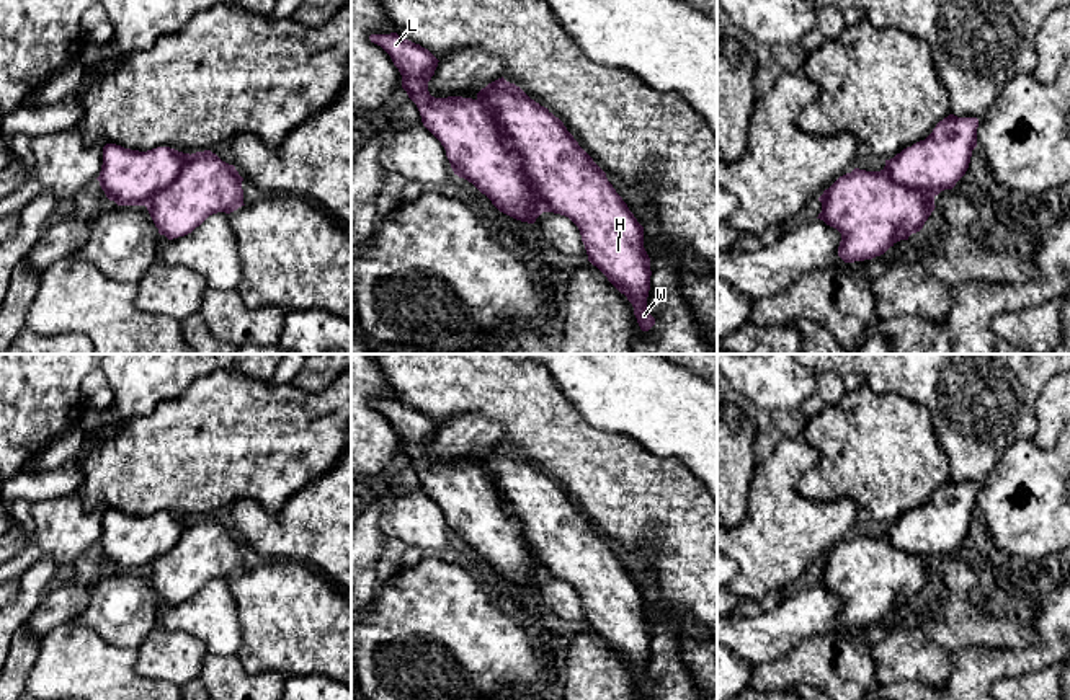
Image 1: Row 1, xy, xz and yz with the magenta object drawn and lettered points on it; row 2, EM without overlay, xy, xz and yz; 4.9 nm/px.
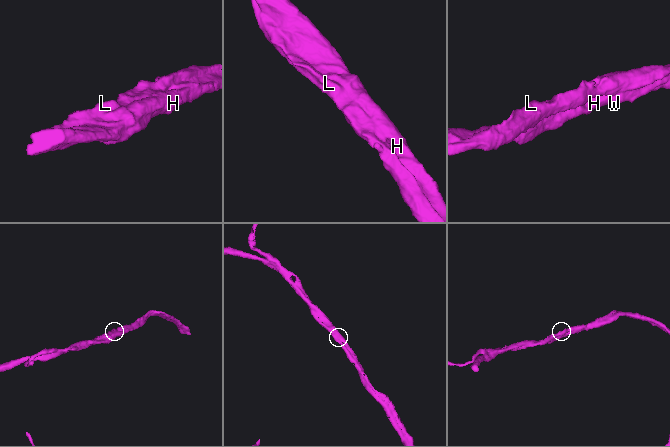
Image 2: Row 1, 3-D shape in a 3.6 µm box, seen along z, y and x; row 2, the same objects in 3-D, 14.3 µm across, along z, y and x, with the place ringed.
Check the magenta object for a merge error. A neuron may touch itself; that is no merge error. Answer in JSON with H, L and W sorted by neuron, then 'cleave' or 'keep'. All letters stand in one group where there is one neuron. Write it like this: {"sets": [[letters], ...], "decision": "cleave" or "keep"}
{"sets": [["H", "L", "W"]], "decision": "keep"}

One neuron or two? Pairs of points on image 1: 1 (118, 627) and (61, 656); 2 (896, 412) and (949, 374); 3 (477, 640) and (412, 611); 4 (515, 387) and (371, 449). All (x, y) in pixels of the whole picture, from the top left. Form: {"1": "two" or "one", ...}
{"1": "two", "2": "two", "3": "one", "4": "two"}

